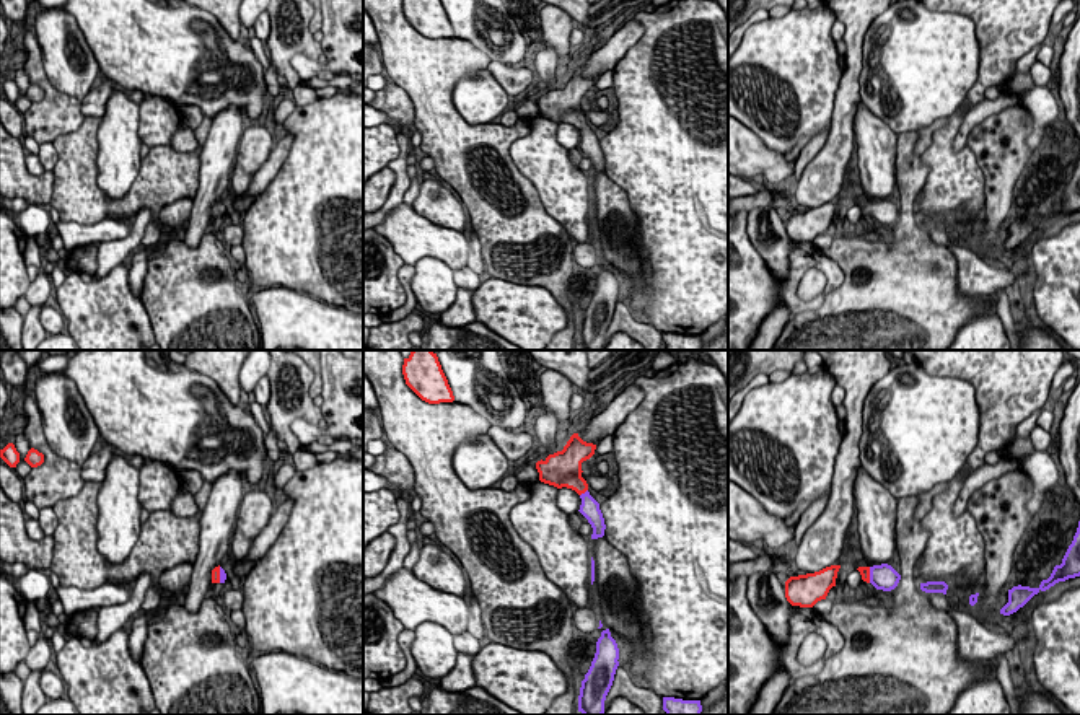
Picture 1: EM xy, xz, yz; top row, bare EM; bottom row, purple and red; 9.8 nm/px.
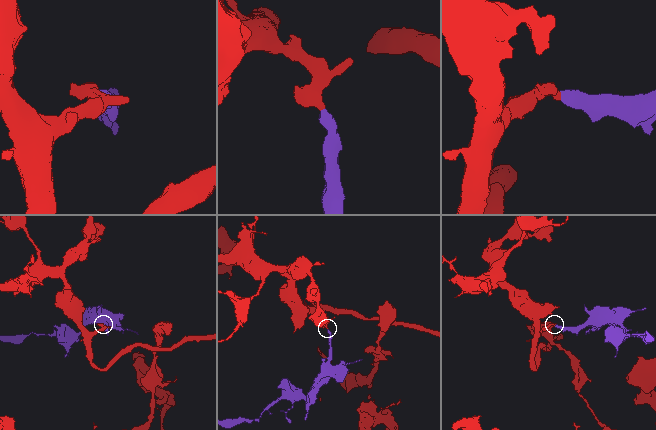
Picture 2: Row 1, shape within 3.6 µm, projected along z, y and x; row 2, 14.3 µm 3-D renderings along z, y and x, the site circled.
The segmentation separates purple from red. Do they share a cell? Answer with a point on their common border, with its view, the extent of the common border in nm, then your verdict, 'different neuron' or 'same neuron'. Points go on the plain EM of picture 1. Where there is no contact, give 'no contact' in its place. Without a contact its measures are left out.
contact xz (585, 127); length 110 nm; same neuron

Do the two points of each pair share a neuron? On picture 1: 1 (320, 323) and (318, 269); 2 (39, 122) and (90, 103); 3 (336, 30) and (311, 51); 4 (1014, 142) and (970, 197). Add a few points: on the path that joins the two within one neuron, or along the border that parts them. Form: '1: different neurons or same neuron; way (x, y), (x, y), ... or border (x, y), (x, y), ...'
1: different neurons; border (284, 285), (346, 310)
2: different neurons; border (80, 101), (80, 111), (85, 116)
3: different neurons; border (320, 43), (323, 52)
4: different neurons; border (966, 145), (984, 178), (984, 206)

